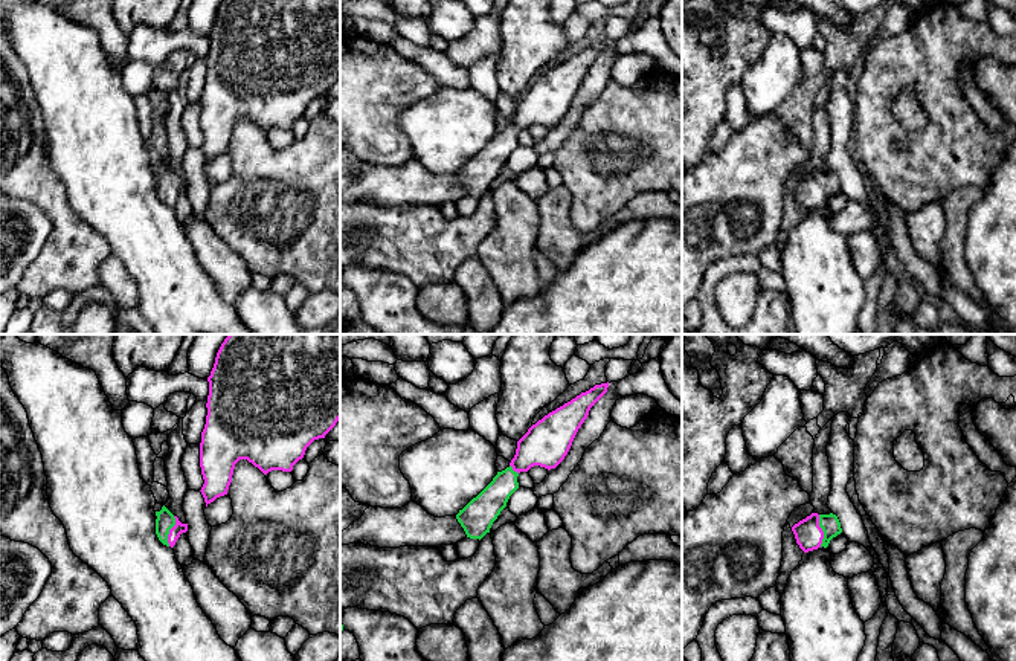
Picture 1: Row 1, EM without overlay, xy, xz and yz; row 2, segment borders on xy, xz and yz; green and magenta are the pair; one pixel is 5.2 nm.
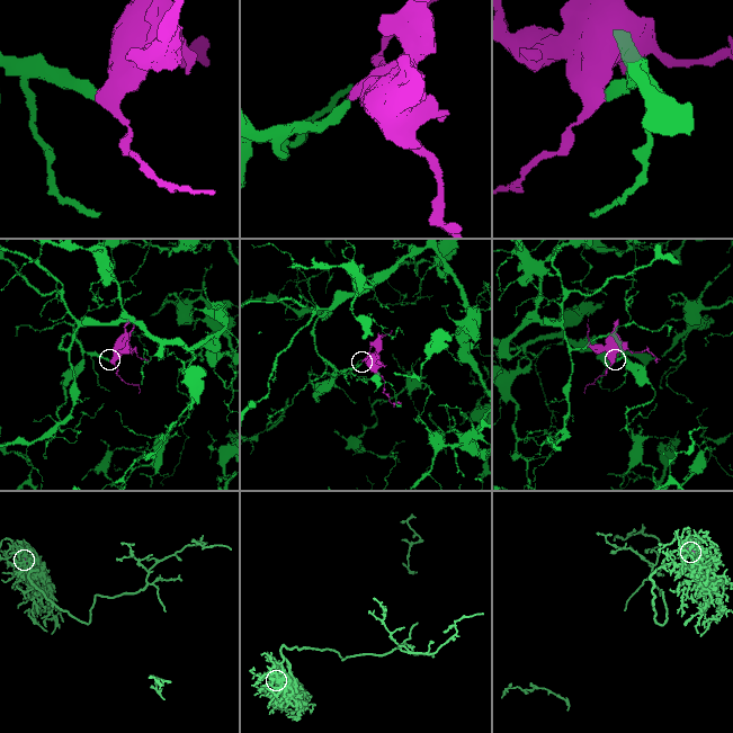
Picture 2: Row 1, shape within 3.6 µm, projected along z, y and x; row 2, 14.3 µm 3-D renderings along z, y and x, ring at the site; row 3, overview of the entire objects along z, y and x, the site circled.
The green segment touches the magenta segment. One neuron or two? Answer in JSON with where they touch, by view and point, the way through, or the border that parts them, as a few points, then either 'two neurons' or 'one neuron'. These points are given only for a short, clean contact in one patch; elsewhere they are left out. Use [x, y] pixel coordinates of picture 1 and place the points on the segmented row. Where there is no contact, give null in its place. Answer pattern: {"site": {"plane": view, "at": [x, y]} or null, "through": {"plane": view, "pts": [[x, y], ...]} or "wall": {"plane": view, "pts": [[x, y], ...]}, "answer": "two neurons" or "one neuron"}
{"site": {"plane": "yz", "at": [823, 530]}, "through": {"plane": "yz", "pts": [[830, 524], [823, 530], [815, 530], [809, 535]]}, "answer": "one neuron"}

